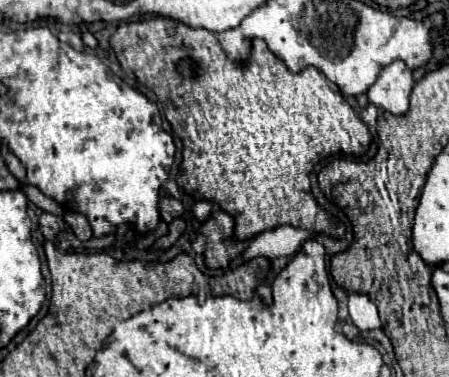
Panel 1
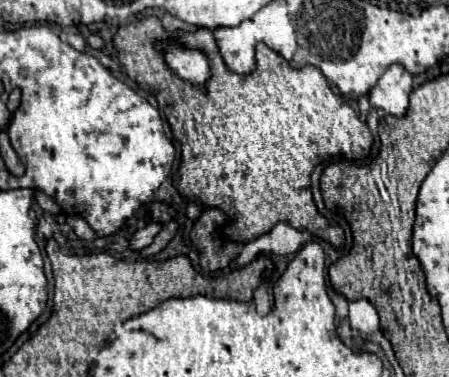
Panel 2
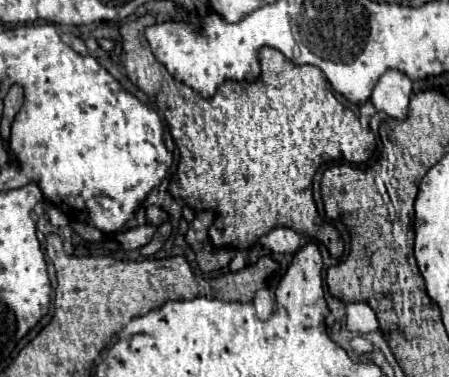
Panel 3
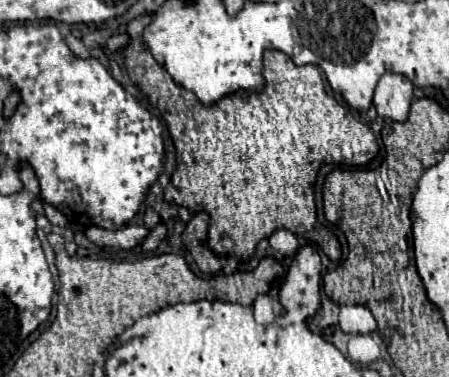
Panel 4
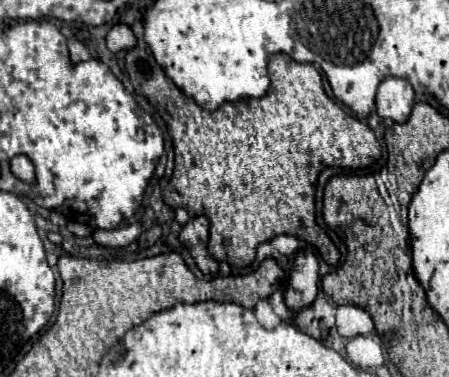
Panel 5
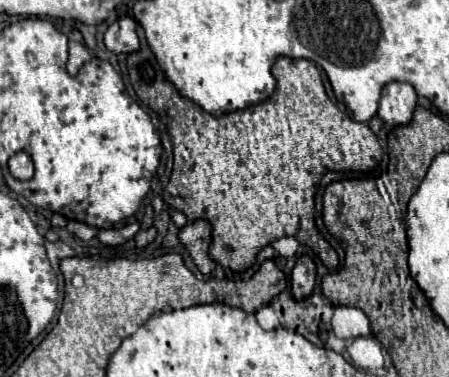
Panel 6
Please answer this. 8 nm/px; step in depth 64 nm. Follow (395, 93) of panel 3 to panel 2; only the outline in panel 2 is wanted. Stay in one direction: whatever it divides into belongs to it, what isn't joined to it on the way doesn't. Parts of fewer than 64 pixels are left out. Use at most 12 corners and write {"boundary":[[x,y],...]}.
{"boundary":[[392,64],[370,90],[370,104],[404,116],[412,76]]}

